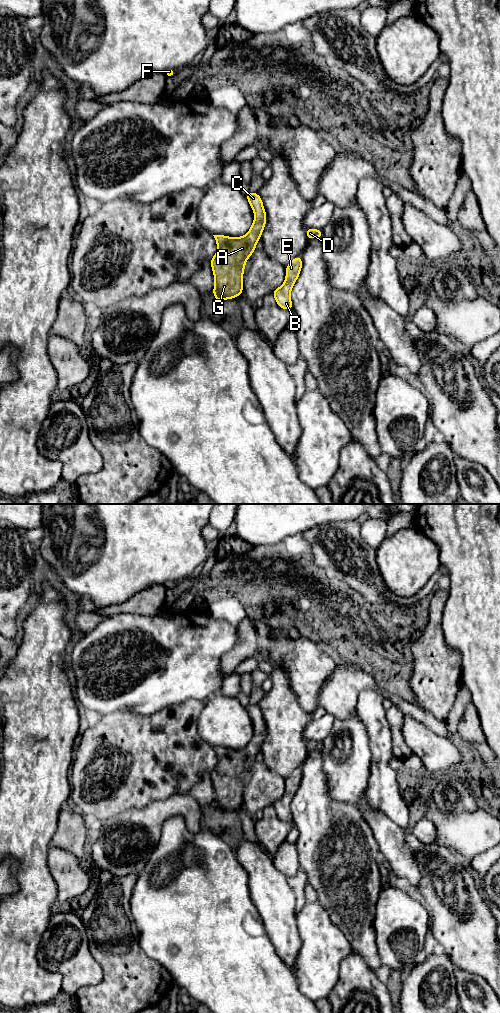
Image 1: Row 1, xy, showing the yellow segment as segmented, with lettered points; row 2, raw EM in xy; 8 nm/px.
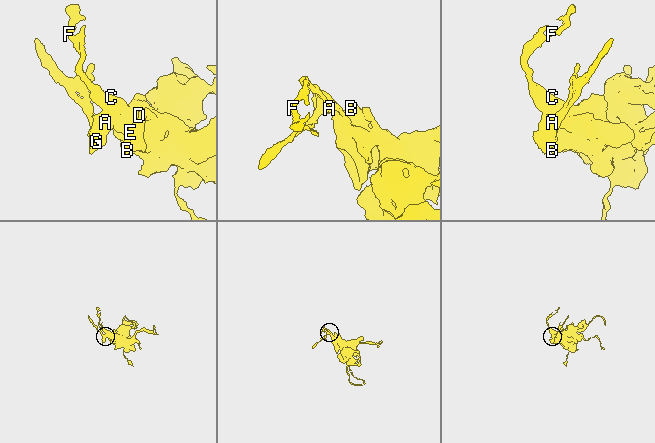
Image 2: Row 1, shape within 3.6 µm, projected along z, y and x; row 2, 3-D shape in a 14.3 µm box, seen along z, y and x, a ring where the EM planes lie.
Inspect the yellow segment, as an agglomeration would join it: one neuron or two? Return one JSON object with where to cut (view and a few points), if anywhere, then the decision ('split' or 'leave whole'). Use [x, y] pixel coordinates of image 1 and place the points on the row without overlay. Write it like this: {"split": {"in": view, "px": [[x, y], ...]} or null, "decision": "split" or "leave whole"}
{"split": null, "decision": "leave whole"}

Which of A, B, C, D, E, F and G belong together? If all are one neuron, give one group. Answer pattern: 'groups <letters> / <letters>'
groups A B C D E F G

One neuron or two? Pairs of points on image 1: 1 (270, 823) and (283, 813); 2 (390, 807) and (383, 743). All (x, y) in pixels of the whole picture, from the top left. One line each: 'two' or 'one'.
1: one
2: one

